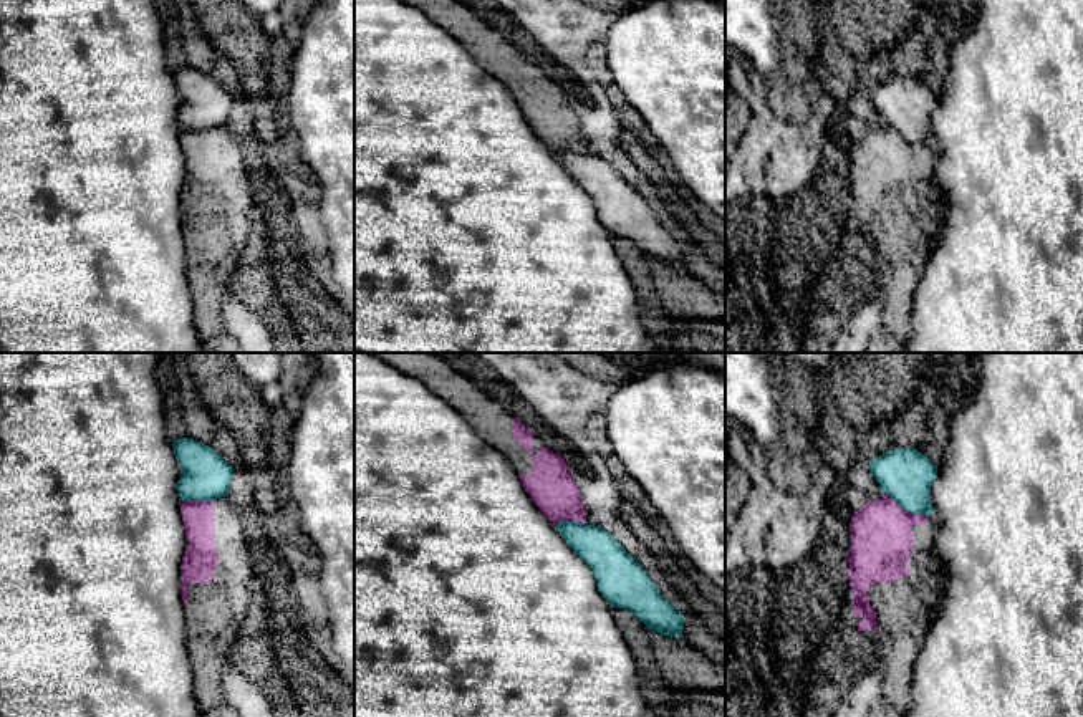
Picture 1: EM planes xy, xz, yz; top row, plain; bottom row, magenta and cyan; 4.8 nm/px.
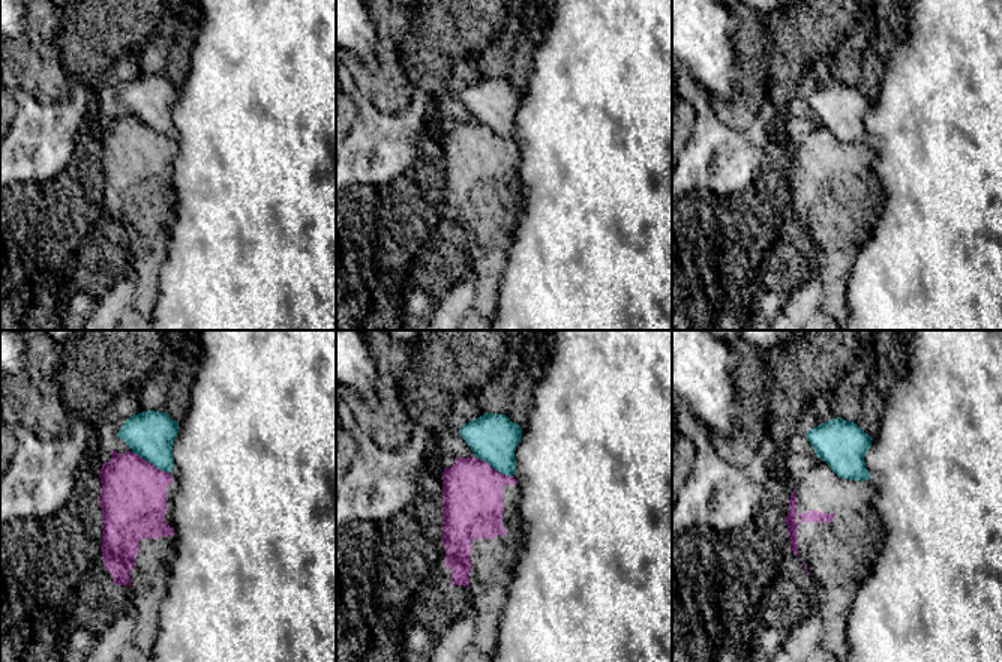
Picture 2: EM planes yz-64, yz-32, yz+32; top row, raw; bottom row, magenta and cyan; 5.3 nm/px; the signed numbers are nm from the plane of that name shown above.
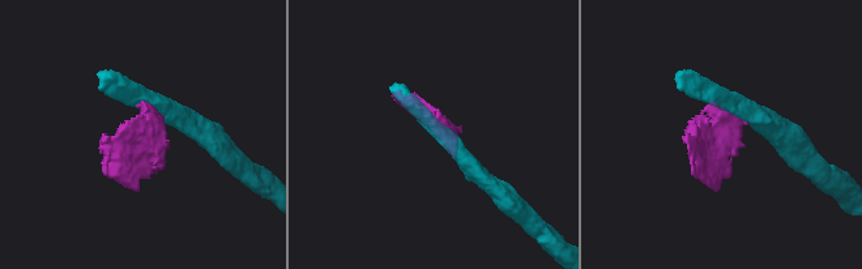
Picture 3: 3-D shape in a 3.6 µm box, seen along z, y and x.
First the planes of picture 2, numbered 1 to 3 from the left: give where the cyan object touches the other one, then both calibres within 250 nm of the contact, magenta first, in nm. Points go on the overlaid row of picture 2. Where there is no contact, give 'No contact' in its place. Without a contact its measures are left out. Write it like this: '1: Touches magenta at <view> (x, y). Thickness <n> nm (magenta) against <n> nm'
1: Touches magenta at yz-64 (149, 463). Thickness 360 nm (magenta) against 260 nm
2: Touches magenta at yz-32 (494, 469). Thickness 320 nm (magenta) against 260 nm
3: No contact

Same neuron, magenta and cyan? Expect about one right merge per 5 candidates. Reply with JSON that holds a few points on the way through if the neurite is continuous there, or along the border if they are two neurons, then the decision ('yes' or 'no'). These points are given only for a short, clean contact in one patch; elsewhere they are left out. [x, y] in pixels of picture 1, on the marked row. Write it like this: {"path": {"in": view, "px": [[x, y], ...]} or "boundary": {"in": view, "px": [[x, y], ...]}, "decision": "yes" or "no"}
{"decision": "no"}

